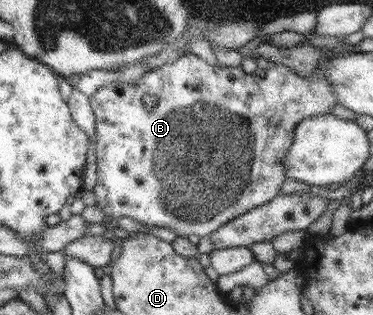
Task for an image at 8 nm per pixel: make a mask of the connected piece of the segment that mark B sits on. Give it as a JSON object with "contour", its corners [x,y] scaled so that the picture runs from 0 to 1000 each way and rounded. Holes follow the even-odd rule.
{"contour":[[[501,165],[458,203],[386,232],[362,263],[306,260],[290,273],[268,276],[241,305],[241,327],[257,375],[255,448],[257,517],[263,524],[260,578],[249,603],[260,629],[257,654],[298,695],[351,692],[351,698],[362,698],[383,717],[399,717],[399,724],[456,724],[464,737],[475,737],[477,752],[501,756],[507,746],[525,746],[544,756],[584,733],[611,702],[651,686],[678,660],[702,657],[705,648],[737,632],[737,622],[751,610],[753,587],[769,565],[767,489],[777,476],[799,394],[812,378],[887,359],[885,343],[901,333],[901,305],[874,248],[863,241],[863,222],[850,216],[831,241],[802,241],[777,216],[732,200],[718,206],[710,244],[702,248],[678,232],[657,232],[646,213],[566,206],[528,175]],[[394,298],[421,311],[421,330],[405,343],[389,340],[383,327],[383,305],[394,305]]]}

